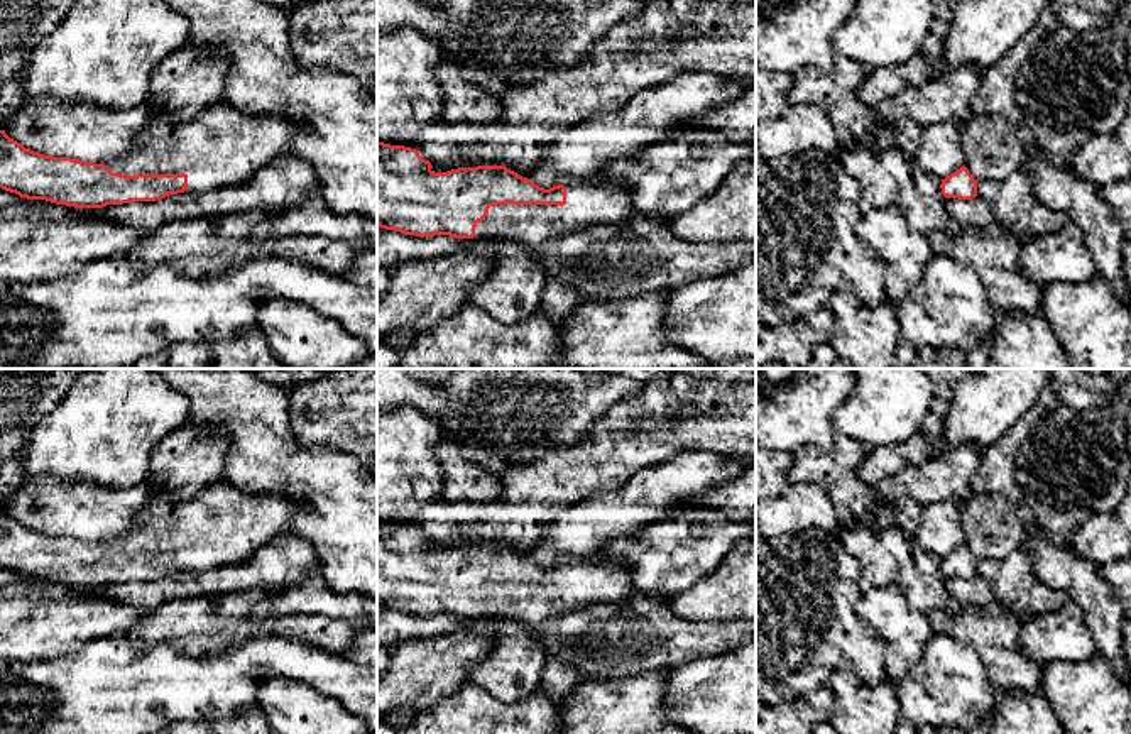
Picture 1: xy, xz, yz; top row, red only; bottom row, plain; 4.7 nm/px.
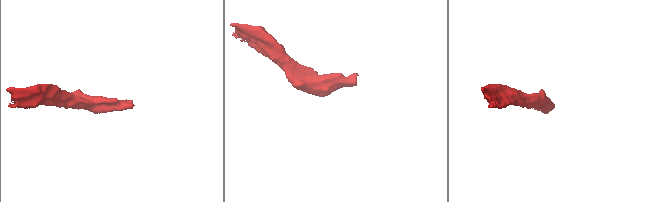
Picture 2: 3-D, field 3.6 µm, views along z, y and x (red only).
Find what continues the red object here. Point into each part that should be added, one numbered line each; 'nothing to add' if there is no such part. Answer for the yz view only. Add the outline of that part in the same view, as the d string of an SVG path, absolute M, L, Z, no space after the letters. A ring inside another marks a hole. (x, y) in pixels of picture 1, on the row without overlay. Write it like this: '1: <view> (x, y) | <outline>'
1: yz (994, 528) | M970 494L962 502L965 546L975 560L1003 560L1024 540L1026 514L1001 494Z

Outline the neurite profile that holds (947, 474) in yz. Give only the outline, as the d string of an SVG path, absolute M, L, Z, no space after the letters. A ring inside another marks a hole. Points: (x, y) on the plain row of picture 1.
M964 443L952 450L933 450L928 462L908 467L874 485L889 504L901 497L911 497L923 507L950 497L967 501L972 494L972 477L981 463L982 450L974 443Z

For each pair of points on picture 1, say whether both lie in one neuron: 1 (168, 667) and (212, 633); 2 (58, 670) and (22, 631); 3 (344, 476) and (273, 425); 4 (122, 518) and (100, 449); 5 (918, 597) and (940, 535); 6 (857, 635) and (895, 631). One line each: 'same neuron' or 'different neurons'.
1: different neurons
2: different neurons
3: same neuron
4: different neurons
5: different neurons
6: different neurons

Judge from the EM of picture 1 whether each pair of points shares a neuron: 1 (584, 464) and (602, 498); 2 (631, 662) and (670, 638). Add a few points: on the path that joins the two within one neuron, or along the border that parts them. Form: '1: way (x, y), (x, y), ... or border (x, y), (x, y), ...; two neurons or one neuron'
1: border (599, 491), (592, 494); two neurons
2: way (641, 651), (653, 640), (660, 640); one neuron

